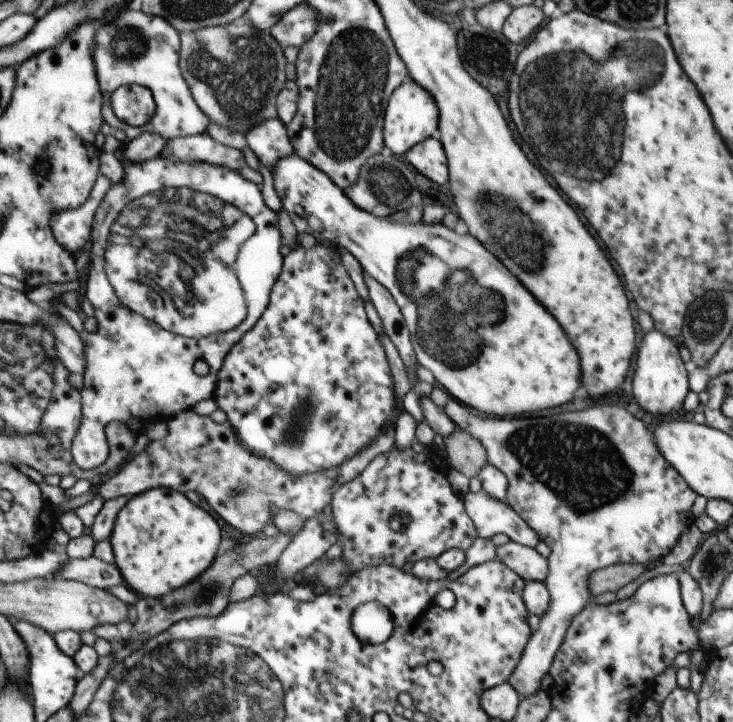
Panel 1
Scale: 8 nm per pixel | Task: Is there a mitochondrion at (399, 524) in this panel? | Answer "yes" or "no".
yes

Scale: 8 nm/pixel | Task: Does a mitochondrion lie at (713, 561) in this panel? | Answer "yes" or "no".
yes

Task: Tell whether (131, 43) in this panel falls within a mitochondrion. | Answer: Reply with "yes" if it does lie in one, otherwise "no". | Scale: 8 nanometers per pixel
yes

